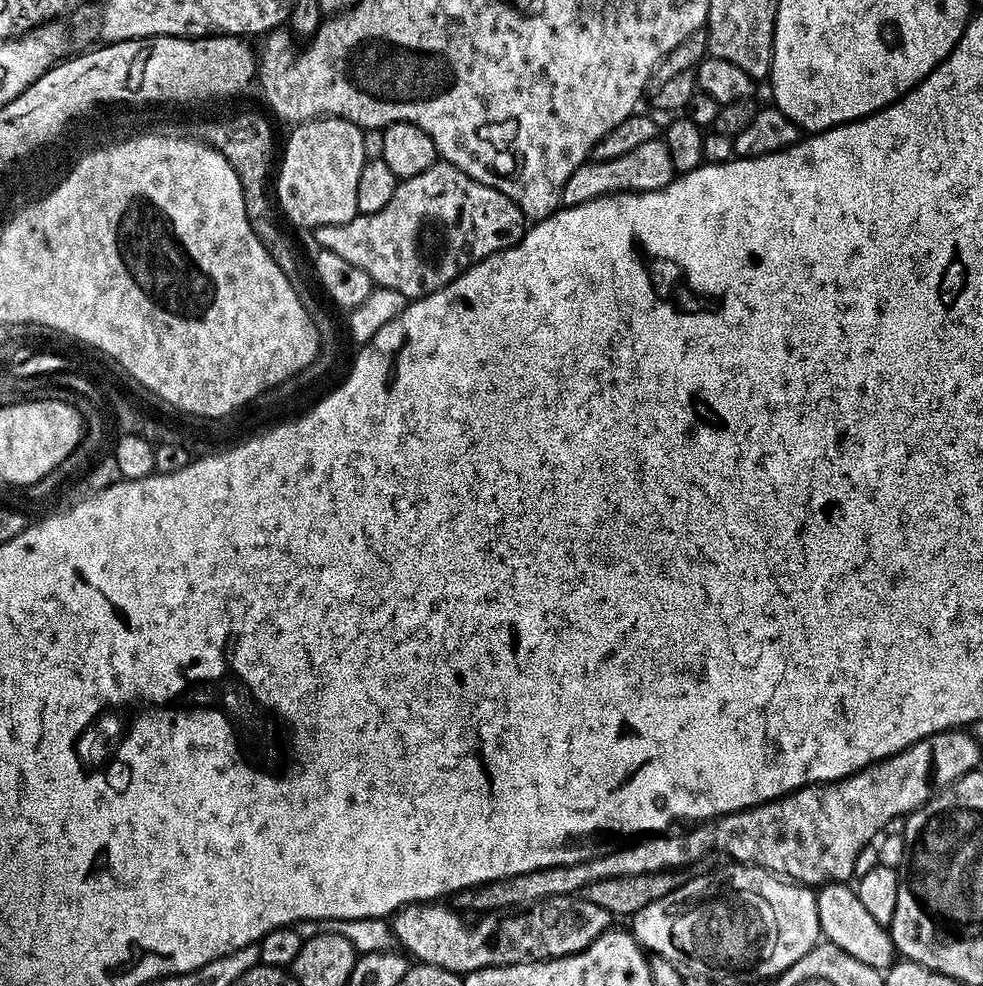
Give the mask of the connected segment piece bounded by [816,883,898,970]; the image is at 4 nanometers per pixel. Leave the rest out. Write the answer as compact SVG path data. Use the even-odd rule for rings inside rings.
M847 883L826 884L816 892L818 906L818 922L823 939L827 943L838 946L838 950L846 950L850 958L858 958L858 962L866 962L866 966L887 970L897 959L896 945L892 943L891 931L885 925L874 922L874 918L862 906L862 898Z

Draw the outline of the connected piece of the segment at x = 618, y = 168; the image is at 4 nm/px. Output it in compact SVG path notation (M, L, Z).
M657 138L630 150L630 154L622 154L622 158L589 159L578 166L578 170L566 178L560 202L565 208L573 208L597 200L599 196L615 196L622 192L656 192L665 188L677 175L674 162L670 162L670 150L664 145L663 139Z

